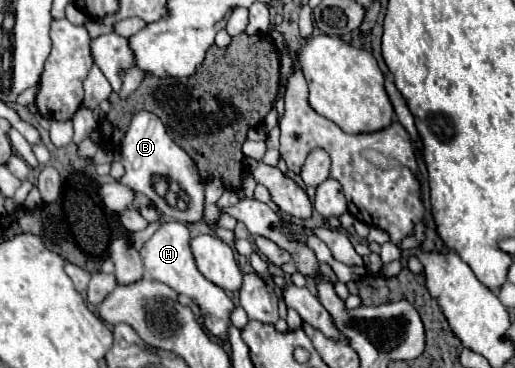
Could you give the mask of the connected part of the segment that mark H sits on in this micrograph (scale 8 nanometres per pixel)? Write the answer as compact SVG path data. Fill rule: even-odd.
M177 221L163 223L139 251L143 265L145 265L145 273L151 279L167 283L169 287L173 287L181 295L191 295L205 315L207 331L219 339L227 339L227 323L229 323L229 315L233 311L233 301L227 297L227 293L221 287L217 287L215 283L207 281L201 275L201 271L195 265L189 241L191 241L191 235L189 235L187 225L177 223Z

